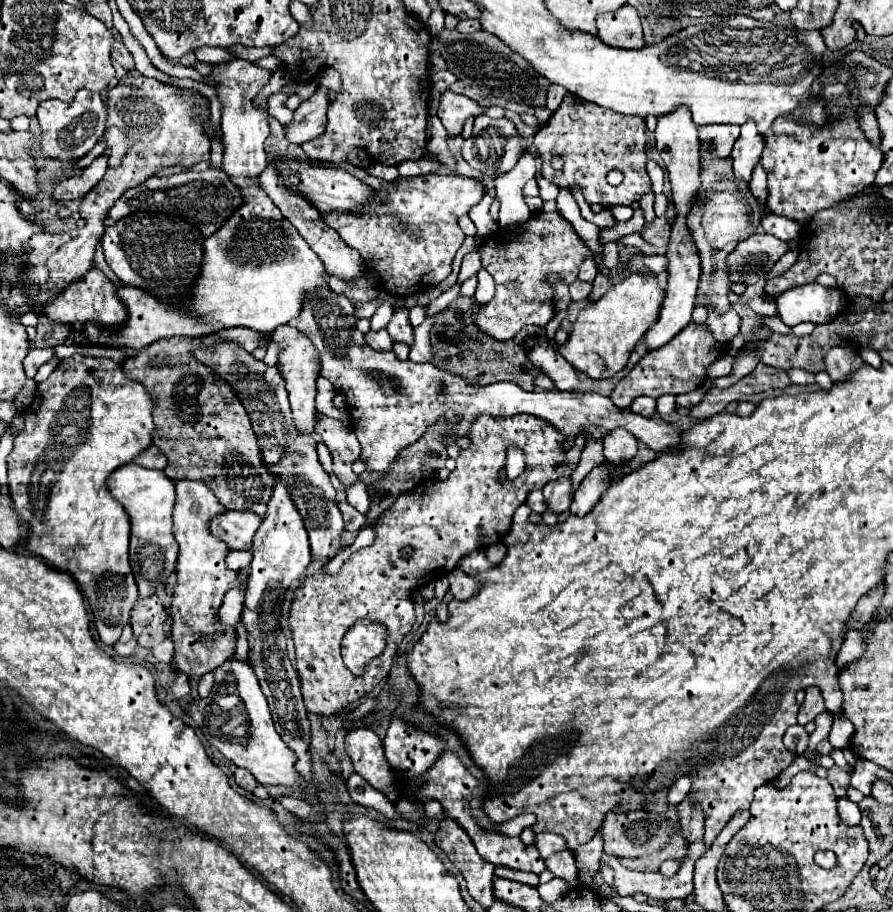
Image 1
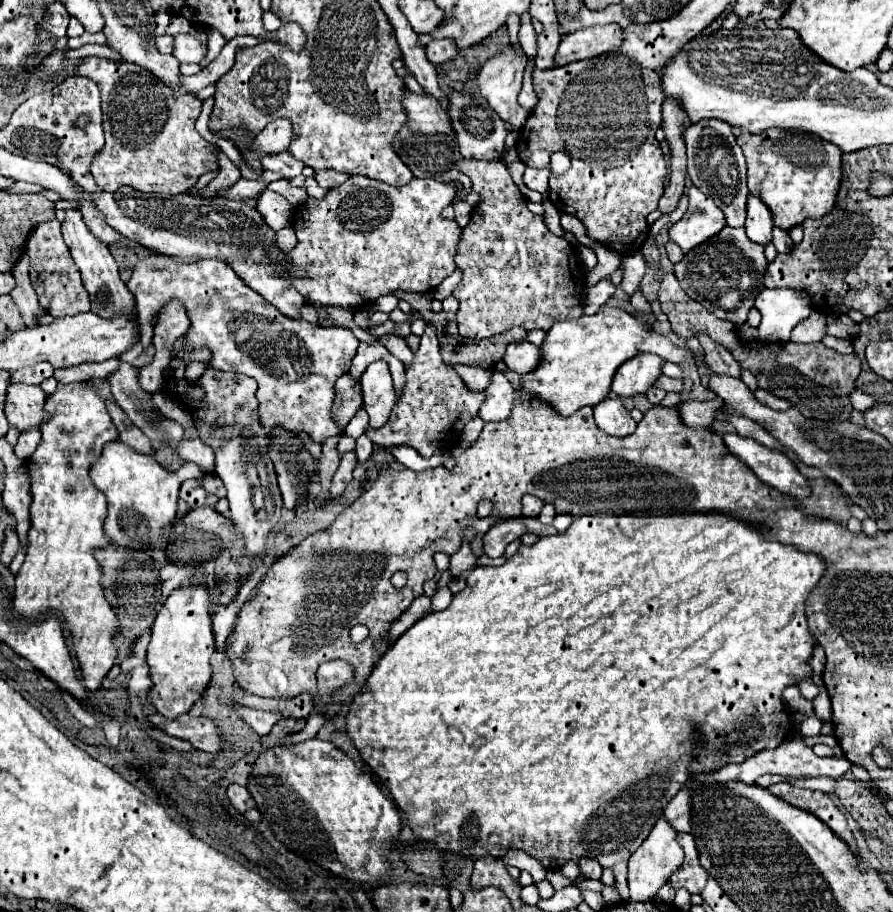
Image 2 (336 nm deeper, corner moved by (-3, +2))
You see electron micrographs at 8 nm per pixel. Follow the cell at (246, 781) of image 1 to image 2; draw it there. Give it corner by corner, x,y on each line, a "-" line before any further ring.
230,785
228,791
226,791
226,795
228,795
232,807
236,807
238,813
246,813
248,809
254,807
254,799
250,797
248,789
242,787
242,785

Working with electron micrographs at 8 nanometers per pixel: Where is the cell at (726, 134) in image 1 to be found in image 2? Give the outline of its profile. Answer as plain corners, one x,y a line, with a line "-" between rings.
702,121
694,123
684,131
684,141
688,149
688,175
692,183
704,191
712,201
724,211
726,223
730,227
742,227
746,221
746,161
742,149
738,147
732,127
724,121

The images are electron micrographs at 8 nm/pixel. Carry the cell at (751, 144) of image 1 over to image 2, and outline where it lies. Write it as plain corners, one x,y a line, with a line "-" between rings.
754,195
748,197
748,217
746,217
746,233
748,239
760,245
768,245
772,241
772,215
768,207

